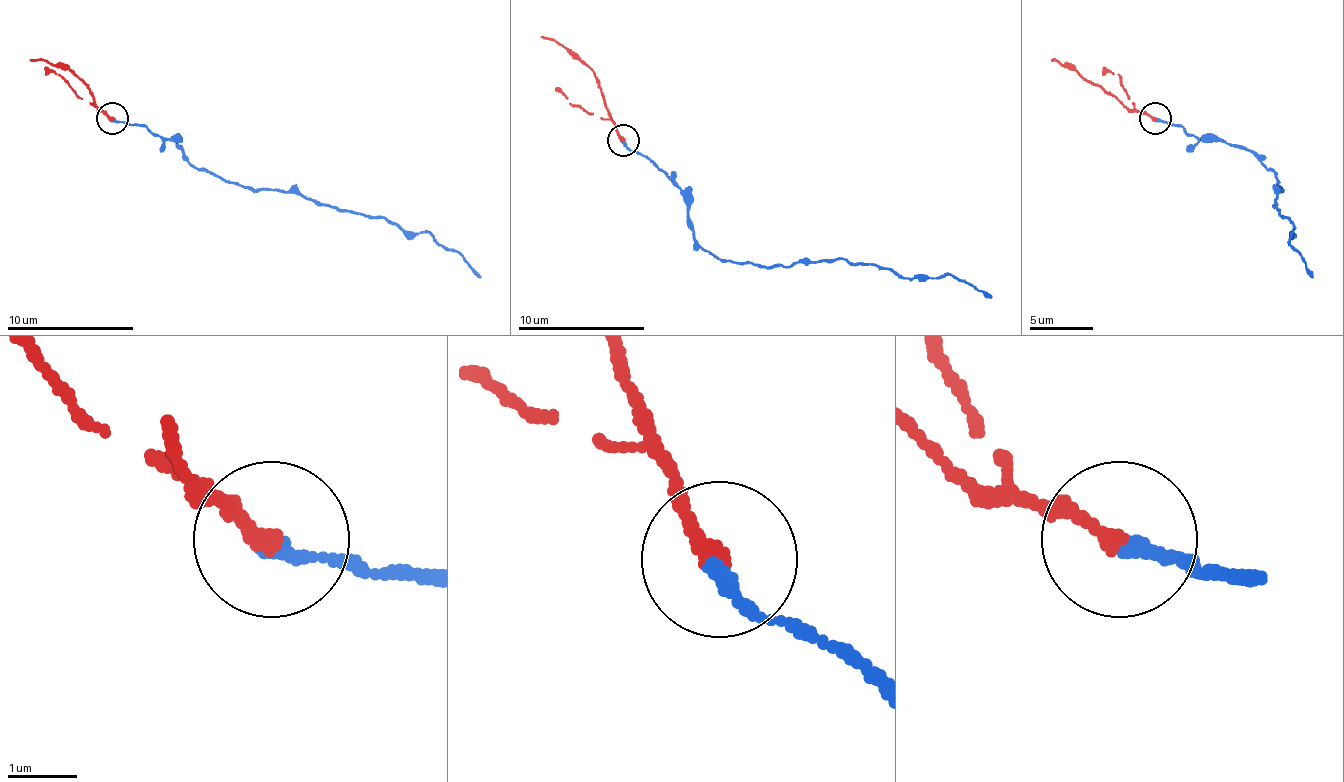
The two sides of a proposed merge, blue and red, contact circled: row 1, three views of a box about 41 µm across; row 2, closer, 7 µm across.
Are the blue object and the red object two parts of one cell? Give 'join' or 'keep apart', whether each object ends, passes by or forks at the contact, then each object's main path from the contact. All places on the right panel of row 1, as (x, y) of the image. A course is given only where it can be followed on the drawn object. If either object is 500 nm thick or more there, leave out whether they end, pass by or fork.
join; blue ends; red ends; course blue (1156, 119), (1248, 148), (1276, 176), (1283, 189), (1273, 205), (1292, 224), (1289, 243), (1314, 278); course red (1156, 119), (1127, 110), (1060, 62), (1051, 59)

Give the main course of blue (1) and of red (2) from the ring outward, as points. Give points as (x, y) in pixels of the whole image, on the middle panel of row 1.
1: (622, 141), (679, 191), (692, 233), (727, 261), (791, 268), (848, 258), (905, 277), (953, 274), (991, 299)
2: (622, 141), (597, 77), (562, 45), (540, 36)

